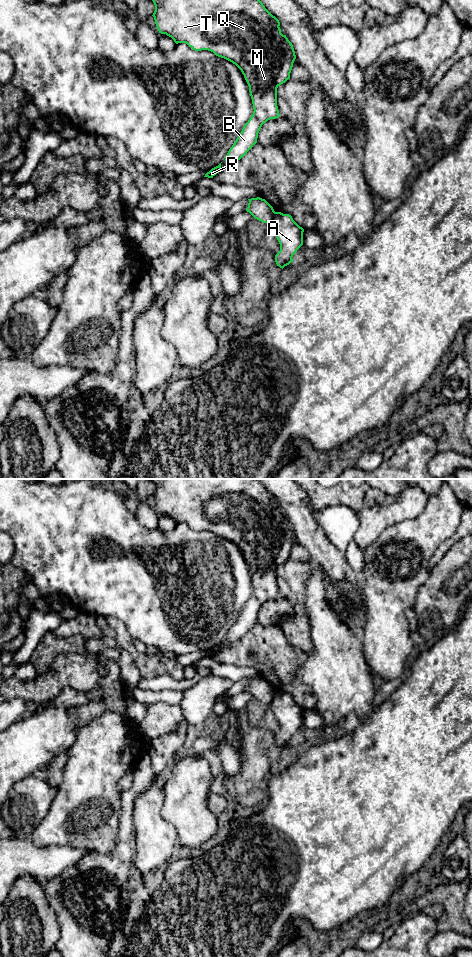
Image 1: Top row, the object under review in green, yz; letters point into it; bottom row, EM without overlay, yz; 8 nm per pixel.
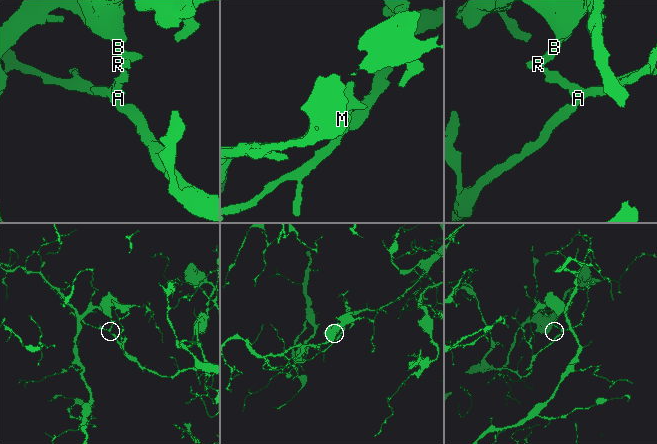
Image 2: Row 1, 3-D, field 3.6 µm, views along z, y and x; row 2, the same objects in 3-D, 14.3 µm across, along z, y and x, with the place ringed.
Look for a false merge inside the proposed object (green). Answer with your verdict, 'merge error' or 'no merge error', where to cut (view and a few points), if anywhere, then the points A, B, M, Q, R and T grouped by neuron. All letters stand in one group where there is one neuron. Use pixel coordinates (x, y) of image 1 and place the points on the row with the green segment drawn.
merge error; cut yz (275, 212), (269, 223); groups A / B M Q R T

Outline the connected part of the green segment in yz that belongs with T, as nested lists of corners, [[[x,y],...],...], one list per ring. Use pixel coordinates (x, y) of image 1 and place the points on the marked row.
[[[152,0],[155,5],[153,17],[159,33],[171,37],[176,44],[186,43],[195,51],[208,50],[216,56],[235,64],[249,86],[253,114],[244,125],[236,141],[229,149],[225,161],[229,165],[240,160],[257,143],[258,133],[264,123],[280,116],[277,106],[277,88],[290,79],[296,59],[292,43],[281,33],[280,22],[260,0]]]

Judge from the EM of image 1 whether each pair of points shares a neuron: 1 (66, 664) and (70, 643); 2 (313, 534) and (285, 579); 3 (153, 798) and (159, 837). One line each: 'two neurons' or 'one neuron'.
1: two neurons
2: two neurons
3: one neuron

